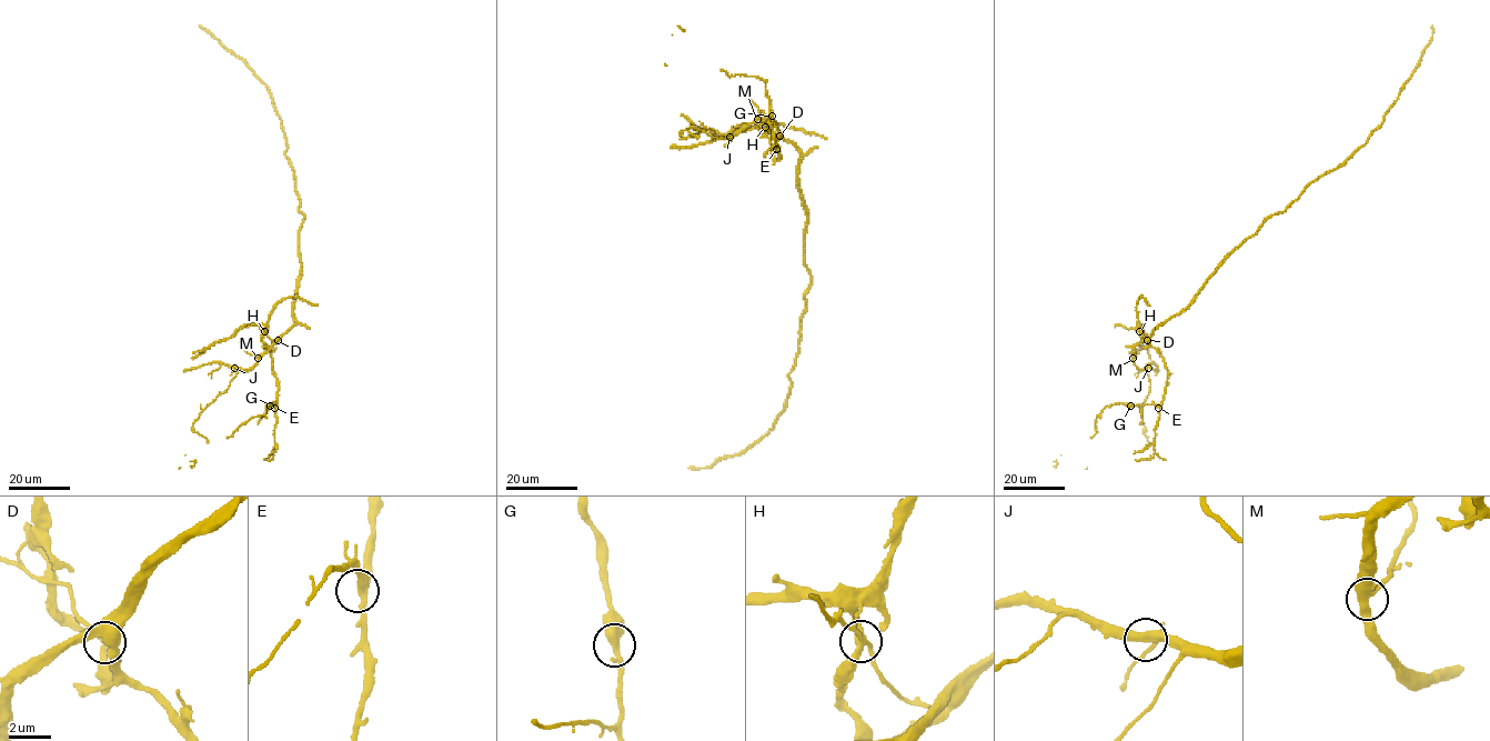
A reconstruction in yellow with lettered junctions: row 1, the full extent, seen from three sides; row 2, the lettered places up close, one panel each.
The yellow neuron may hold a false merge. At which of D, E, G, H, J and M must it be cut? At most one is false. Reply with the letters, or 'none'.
H

